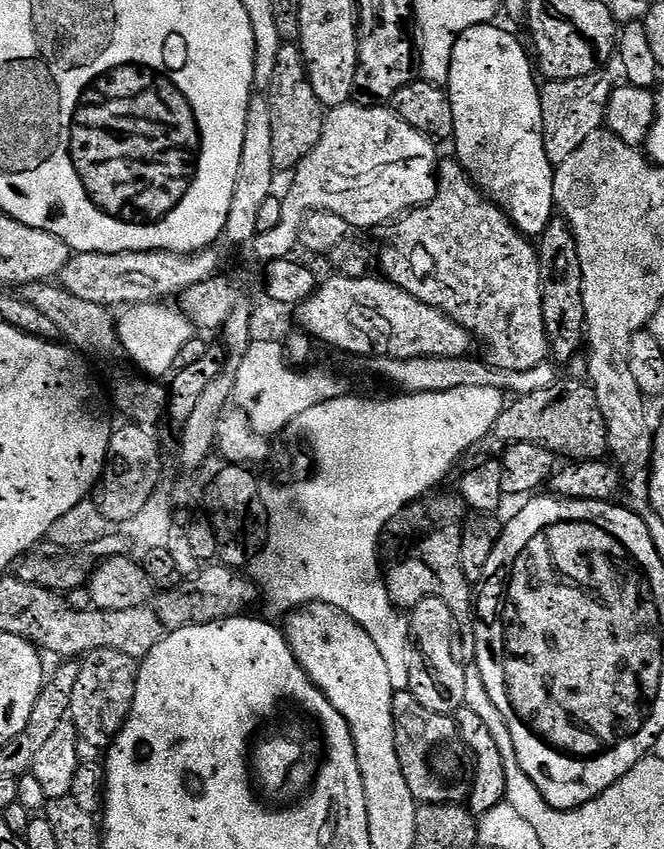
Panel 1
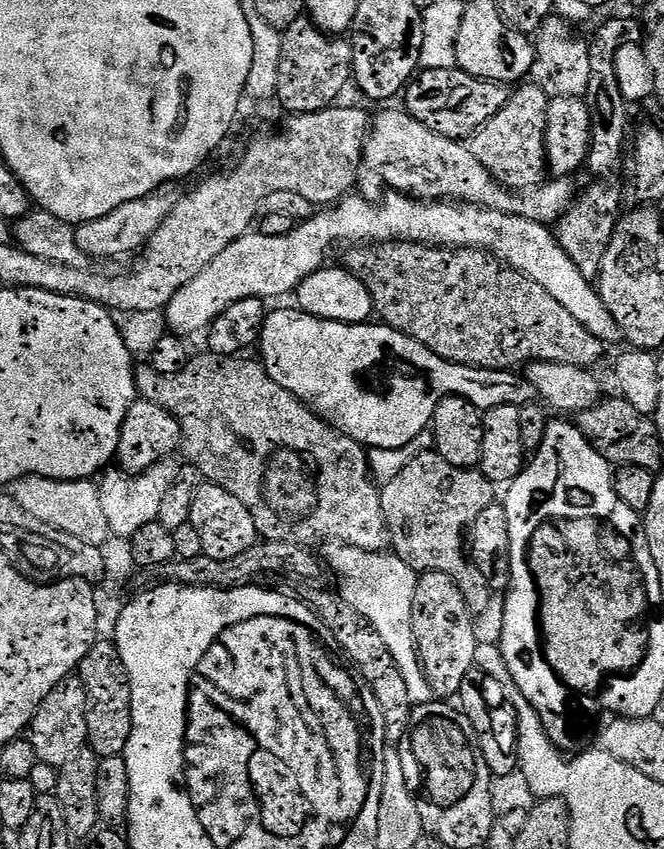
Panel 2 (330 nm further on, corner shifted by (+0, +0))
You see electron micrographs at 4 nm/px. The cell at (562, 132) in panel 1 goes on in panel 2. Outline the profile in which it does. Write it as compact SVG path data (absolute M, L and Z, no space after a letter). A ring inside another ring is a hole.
M528 82L520 87L524 86L525 88L518 90L516 88L509 101L502 106L502 110L494 118L490 118L470 139L474 158L481 160L501 185L512 190L539 188L546 180L544 135L548 132L550 96L539 84Z

